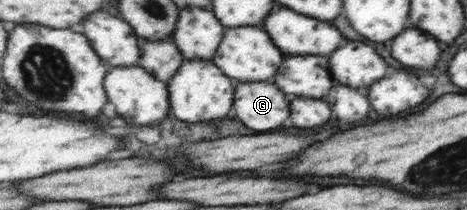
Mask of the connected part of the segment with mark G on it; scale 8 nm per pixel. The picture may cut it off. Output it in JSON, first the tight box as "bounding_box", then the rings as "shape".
{"bounding_box":[234,82,292,131],"shape":[[[235,82],[235,86],[234,115],[253,131],[279,129],[285,123],[287,113],[292,113],[292,109],[287,111],[286,93],[272,82]]]}

